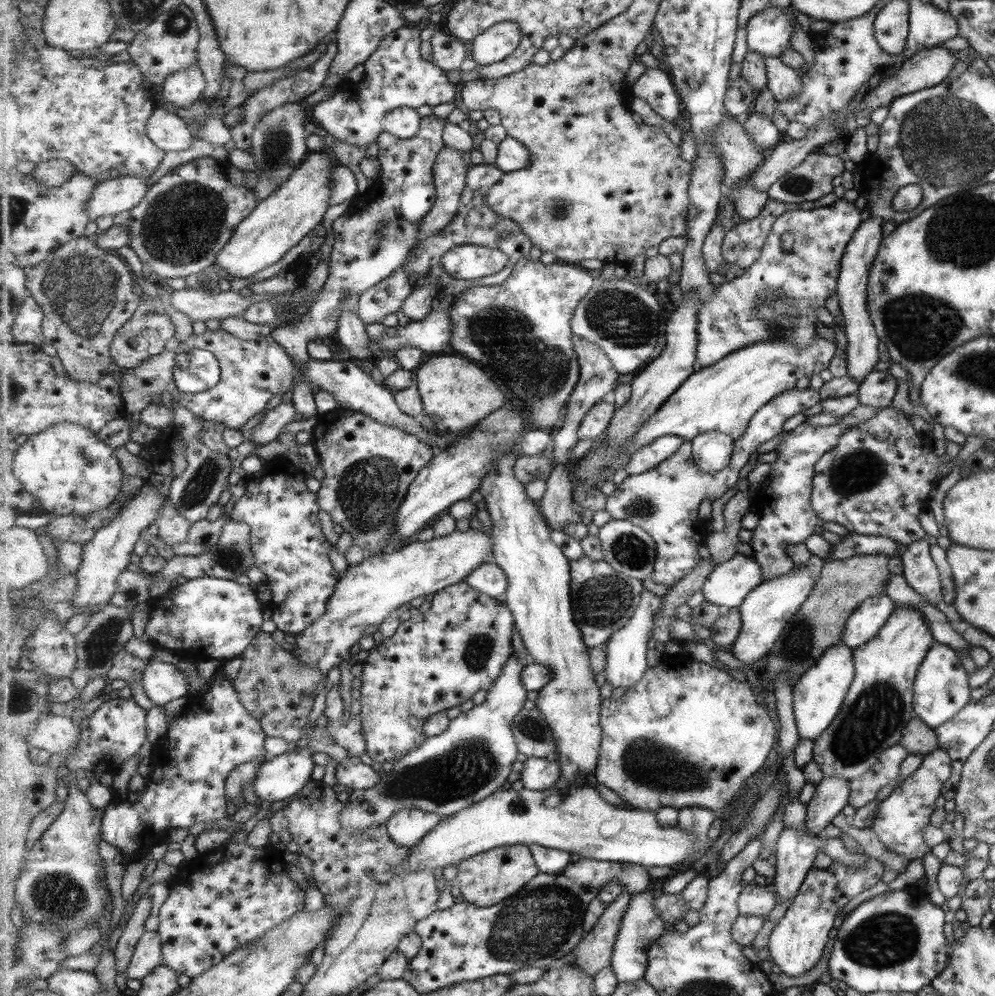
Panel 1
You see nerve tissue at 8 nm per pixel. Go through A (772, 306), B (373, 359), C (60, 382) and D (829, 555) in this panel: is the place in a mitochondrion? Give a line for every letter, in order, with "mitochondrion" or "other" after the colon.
A: mitochondrion
B: other
C: other
D: other

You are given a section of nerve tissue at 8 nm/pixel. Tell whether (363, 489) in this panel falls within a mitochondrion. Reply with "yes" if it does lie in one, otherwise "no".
yes

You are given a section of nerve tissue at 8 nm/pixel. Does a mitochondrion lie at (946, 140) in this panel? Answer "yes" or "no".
yes

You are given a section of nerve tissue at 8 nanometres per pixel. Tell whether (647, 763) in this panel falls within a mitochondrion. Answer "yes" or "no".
yes

